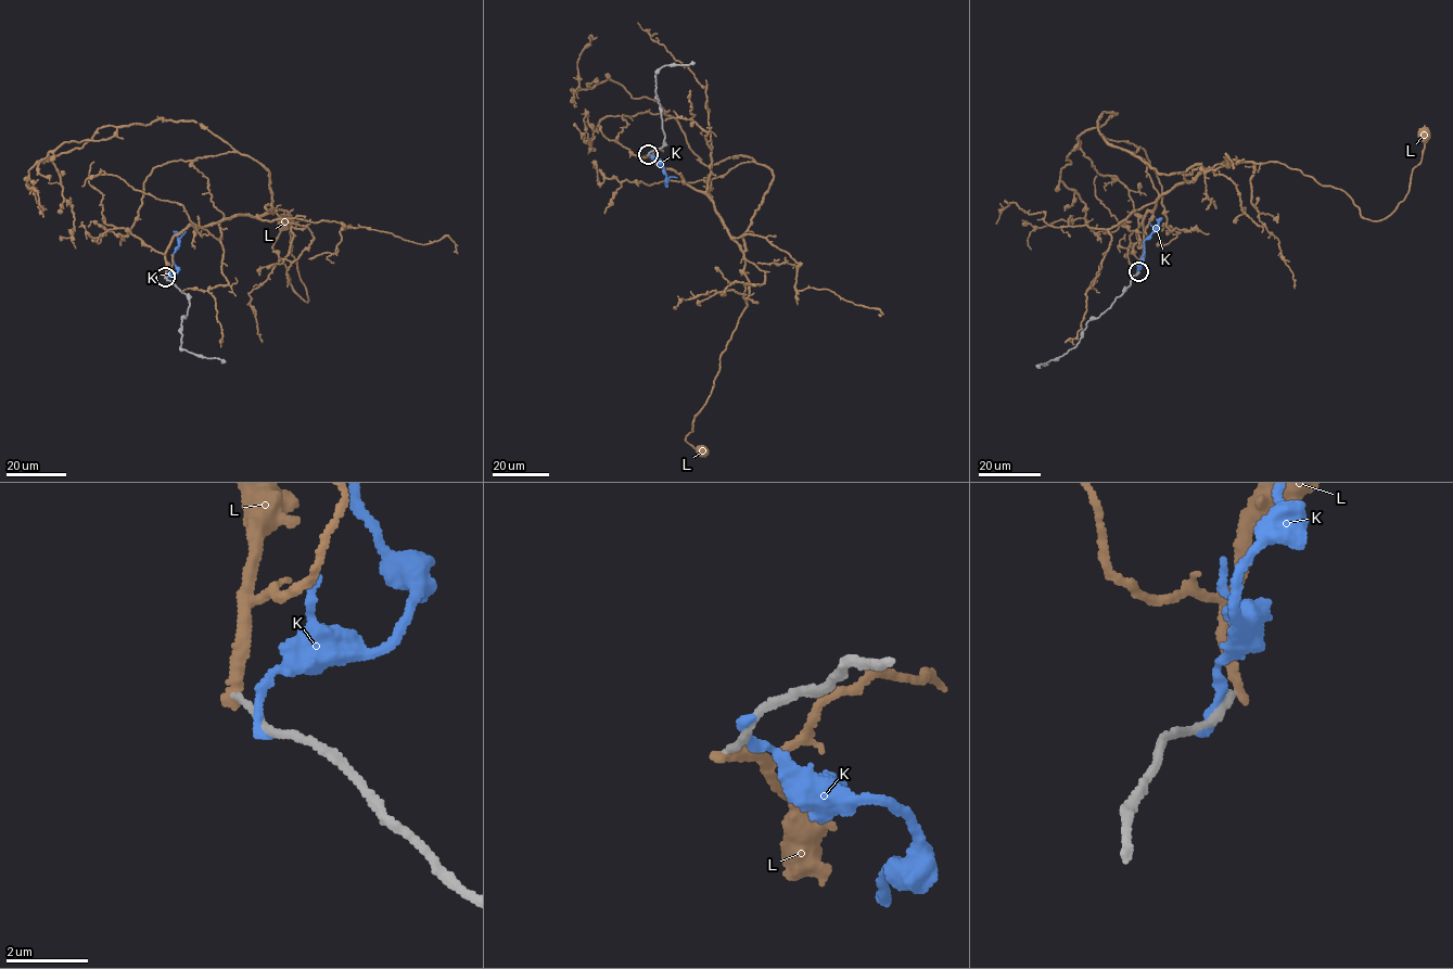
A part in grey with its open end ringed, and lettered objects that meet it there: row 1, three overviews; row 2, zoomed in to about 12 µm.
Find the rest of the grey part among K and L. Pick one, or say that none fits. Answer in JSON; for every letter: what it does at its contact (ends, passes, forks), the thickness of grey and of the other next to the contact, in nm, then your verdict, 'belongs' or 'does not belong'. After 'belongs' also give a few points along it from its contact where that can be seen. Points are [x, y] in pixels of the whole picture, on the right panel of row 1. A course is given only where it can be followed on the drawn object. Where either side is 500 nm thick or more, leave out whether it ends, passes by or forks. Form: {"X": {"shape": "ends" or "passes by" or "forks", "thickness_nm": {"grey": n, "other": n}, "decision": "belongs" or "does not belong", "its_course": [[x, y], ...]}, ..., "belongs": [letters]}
{"K": {"shape": "ends", "thickness_nm": {"grey": 280, "other": 240}, "decision": "does not belong"}, "L": {"shape": "ends", "thickness_nm": {"grey": 170, "other": 280}, "decision": "does not belong"}, "belongs": []}

